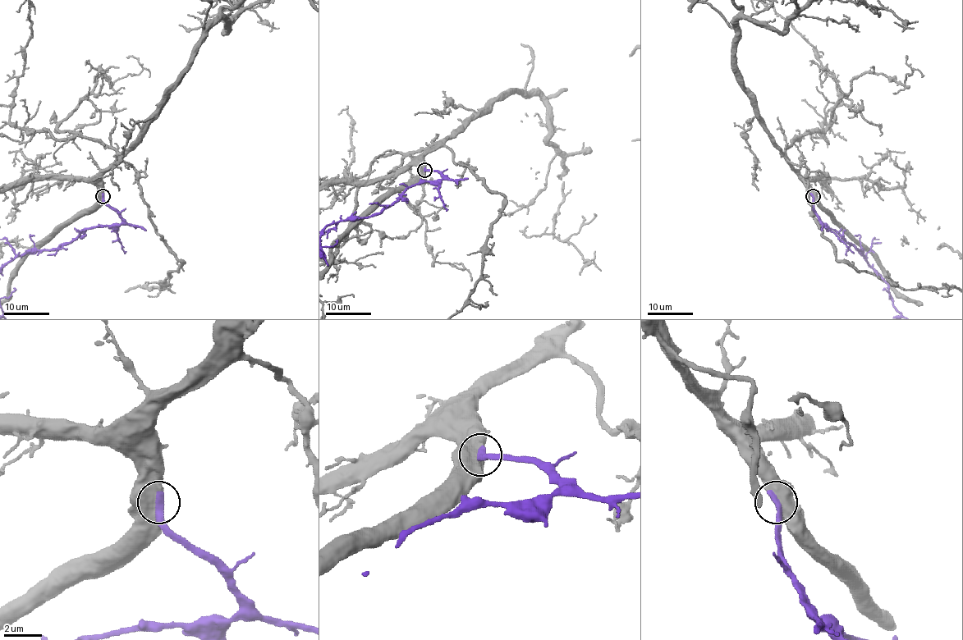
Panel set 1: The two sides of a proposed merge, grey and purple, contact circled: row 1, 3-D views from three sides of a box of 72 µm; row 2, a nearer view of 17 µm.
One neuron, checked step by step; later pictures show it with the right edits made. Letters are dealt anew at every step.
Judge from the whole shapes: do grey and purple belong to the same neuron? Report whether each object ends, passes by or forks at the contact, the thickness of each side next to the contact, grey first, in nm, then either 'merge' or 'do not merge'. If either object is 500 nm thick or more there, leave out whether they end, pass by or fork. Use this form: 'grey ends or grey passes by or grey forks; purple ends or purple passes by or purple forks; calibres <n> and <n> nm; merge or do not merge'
calibres 850 and 440 nm; merge

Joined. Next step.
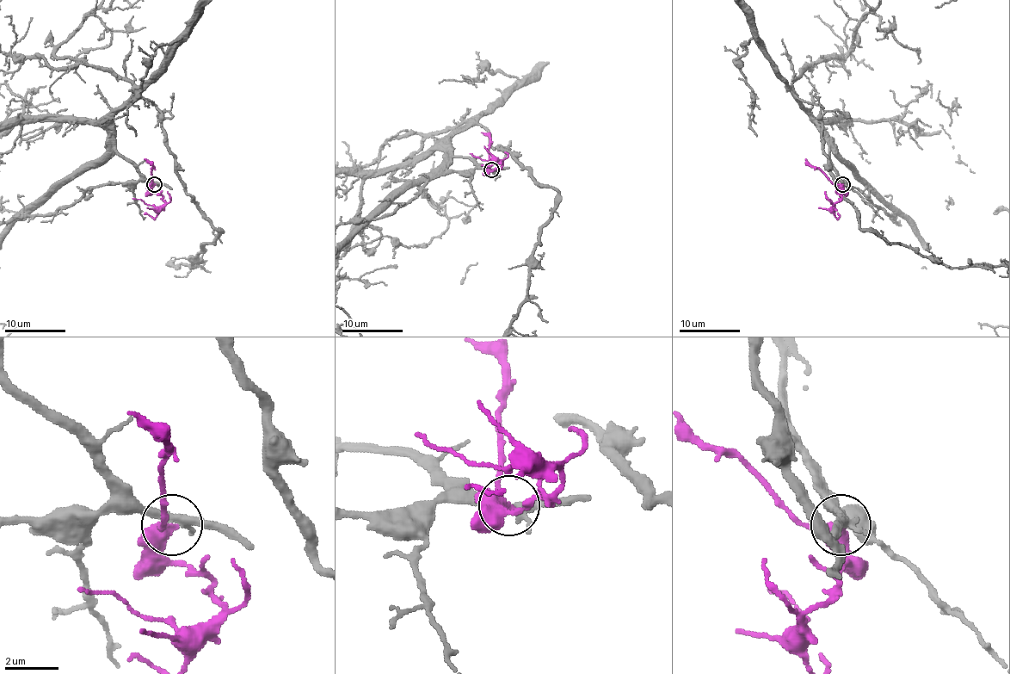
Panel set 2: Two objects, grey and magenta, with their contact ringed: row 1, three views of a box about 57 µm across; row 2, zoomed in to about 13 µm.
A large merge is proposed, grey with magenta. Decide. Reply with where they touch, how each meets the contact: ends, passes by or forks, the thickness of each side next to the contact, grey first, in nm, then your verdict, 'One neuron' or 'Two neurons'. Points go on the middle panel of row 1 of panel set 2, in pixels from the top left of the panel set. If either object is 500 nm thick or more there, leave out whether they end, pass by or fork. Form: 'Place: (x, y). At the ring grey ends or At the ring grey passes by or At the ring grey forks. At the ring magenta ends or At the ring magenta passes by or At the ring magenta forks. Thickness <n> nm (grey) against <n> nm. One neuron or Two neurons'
Place: (491, 170). At the ring grey forks. At the ring magenta passes by. Thickness 280 nm (grey) against 400 nm. One neuron

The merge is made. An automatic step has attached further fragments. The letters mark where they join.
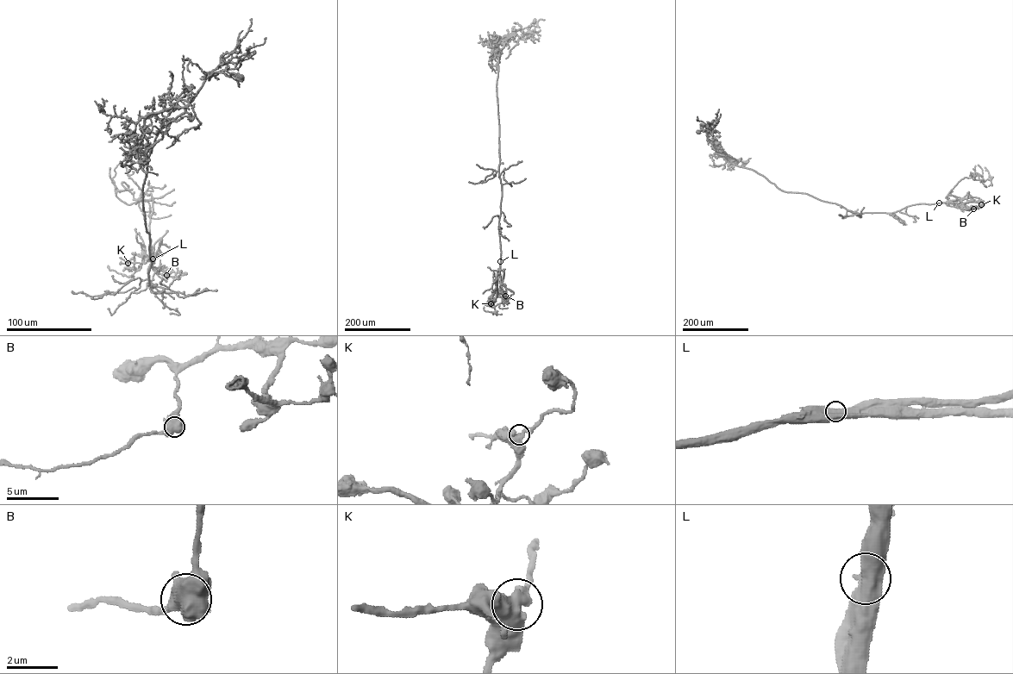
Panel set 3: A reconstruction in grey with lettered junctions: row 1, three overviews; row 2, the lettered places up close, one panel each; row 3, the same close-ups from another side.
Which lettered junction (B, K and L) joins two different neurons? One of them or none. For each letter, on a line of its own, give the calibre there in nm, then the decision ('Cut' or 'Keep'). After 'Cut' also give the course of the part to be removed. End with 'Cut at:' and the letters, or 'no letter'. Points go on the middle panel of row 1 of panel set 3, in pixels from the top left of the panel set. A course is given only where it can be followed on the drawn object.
B: Thickness 600 nm. Keep
K: Thickness 600 nm. Keep
L: Thickness 700 nm. Cut. Course of the part to remove: (500, 261), (491, 296), (490, 303), (492, 304)
Cut at: L

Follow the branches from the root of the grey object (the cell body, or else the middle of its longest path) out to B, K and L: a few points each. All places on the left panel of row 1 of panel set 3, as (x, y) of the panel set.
B: (240, 78), (209, 75), (151, 151), (142, 190), (148, 284), (157, 284), (149, 280), (151, 257), (166, 275)
K: (240, 78), (209, 75), (153, 146), (142, 202), (157, 284), (153, 259), (128, 263)
L: (240, 78), (232, 72), (209, 75), (151, 150), (142, 202), (153, 287), (147, 271), (153, 258)

